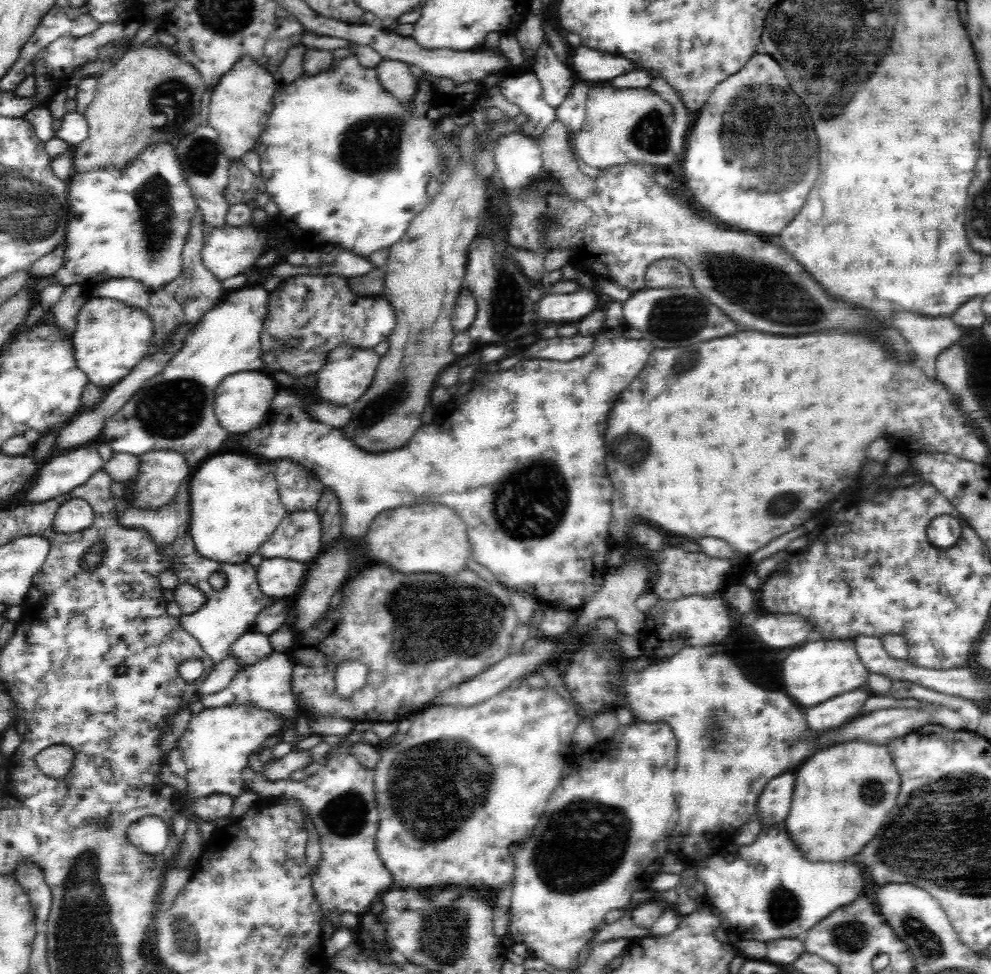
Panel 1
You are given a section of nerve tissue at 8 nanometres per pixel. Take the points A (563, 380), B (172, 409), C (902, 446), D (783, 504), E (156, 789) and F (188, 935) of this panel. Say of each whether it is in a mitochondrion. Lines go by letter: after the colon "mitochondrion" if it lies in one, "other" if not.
A: other
B: mitochondrion
C: other
D: mitochondrion
E: other
F: mitochondrion

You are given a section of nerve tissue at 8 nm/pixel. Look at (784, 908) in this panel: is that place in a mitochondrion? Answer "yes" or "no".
yes

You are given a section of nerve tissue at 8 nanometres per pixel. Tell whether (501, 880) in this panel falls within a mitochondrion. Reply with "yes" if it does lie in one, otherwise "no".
no

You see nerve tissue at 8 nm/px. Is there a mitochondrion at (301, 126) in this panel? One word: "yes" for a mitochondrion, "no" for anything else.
no

